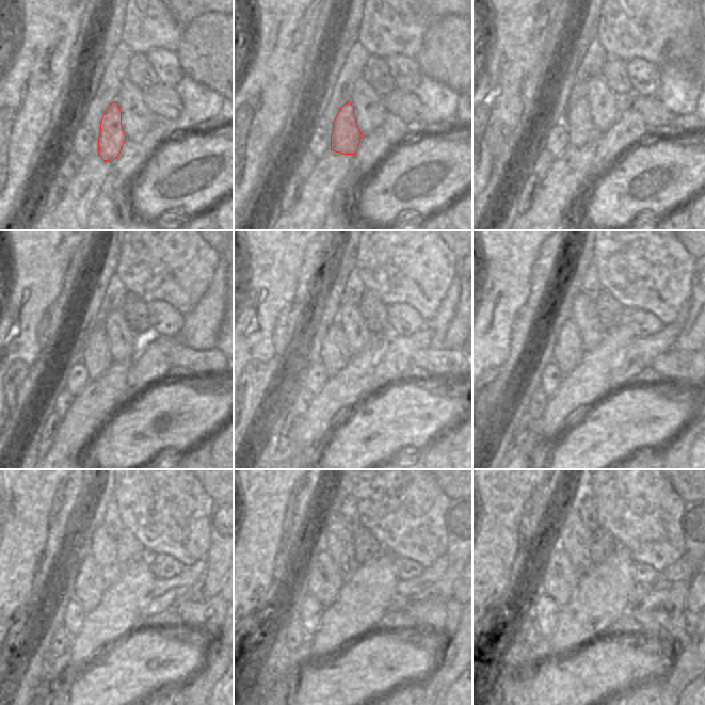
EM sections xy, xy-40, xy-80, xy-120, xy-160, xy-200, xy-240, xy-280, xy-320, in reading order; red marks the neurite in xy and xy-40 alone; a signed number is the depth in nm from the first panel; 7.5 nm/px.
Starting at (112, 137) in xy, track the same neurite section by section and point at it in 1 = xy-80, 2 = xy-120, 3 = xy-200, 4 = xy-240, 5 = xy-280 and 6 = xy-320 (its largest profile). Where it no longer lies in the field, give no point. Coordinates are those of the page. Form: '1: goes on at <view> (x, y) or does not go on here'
1: goes on at xy-80 (581, 129)
2: goes on at xy-120 (97, 357)
3: goes on at xy-200 (569, 352)
4: goes on at xy-240 (90, 586)
5: goes on at xy-280 (321, 579)
6: goes on at xy-320 (558, 579)

